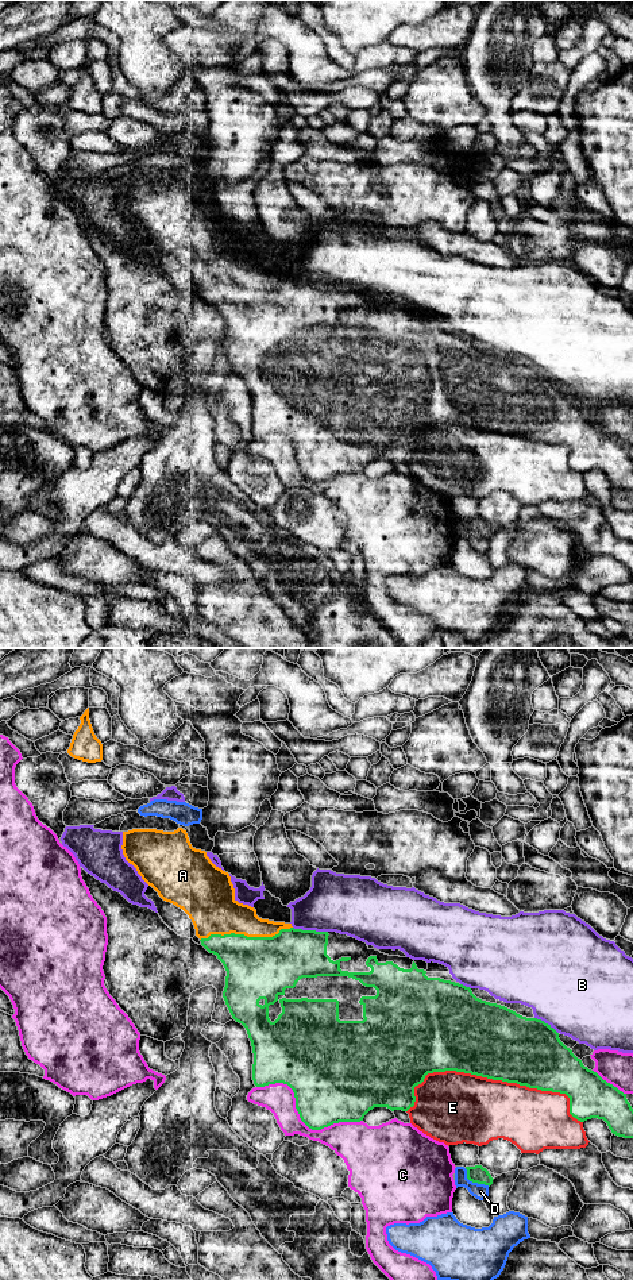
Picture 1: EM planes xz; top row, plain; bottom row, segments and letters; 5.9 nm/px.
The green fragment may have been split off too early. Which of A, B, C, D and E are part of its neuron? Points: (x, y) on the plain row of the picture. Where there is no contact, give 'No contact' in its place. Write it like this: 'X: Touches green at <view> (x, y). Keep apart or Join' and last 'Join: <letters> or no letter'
A: Touches green at xz (246, 288). Join
B: Touches green at xz (311, 282). Keep apart
C: Touches green at xz (300, 469). Keep apart
D: Touches green at xz (474, 534). Keep apart
E: Touches green at xz (493, 431). Keep apart
Join: A

